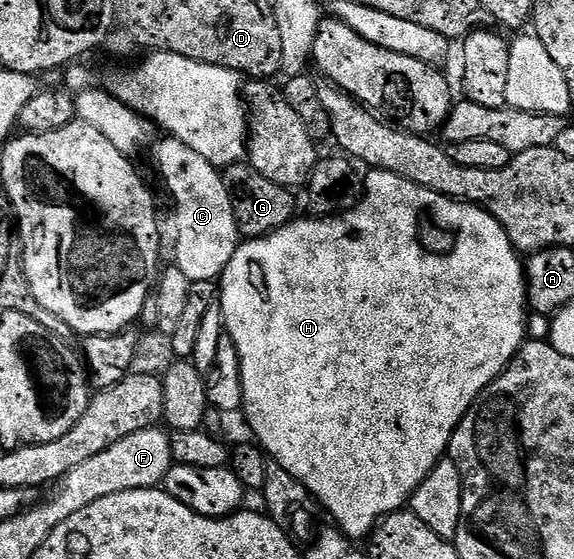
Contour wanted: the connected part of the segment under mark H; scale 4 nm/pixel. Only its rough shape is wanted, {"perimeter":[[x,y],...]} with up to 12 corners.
{"perimeter":[[392,172],[220,277],[257,445],[355,540],[527,341]]}

